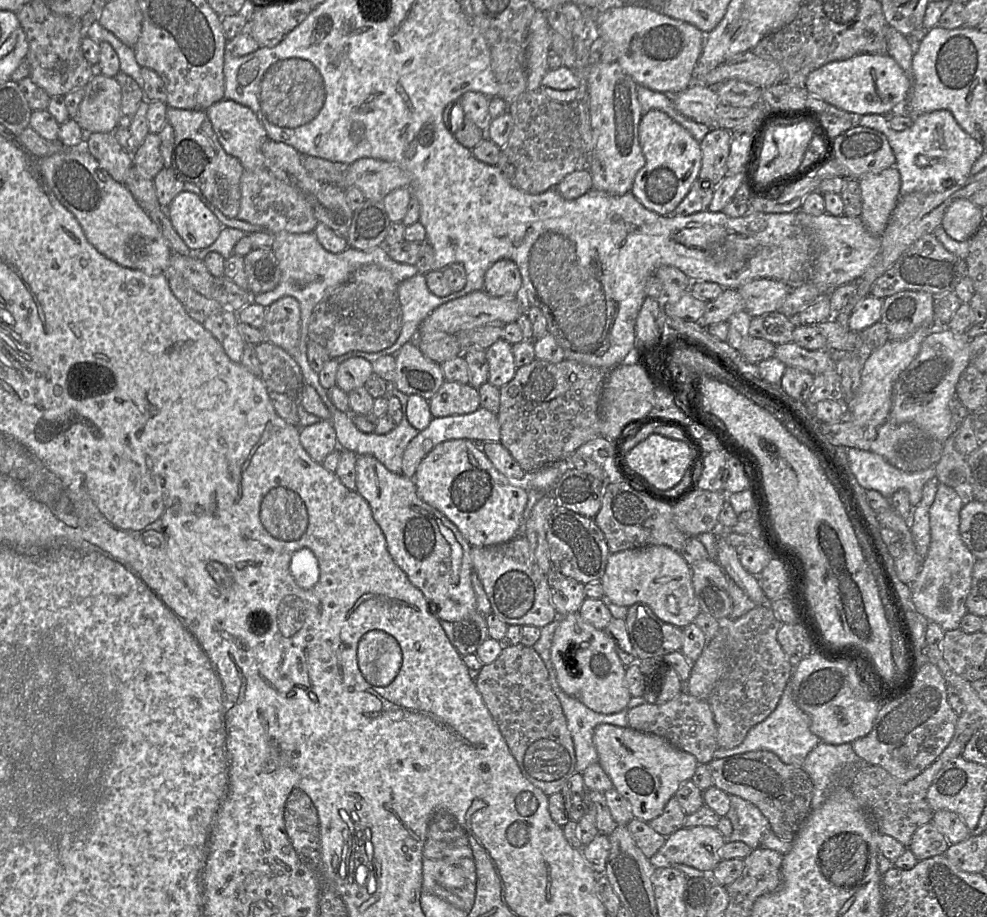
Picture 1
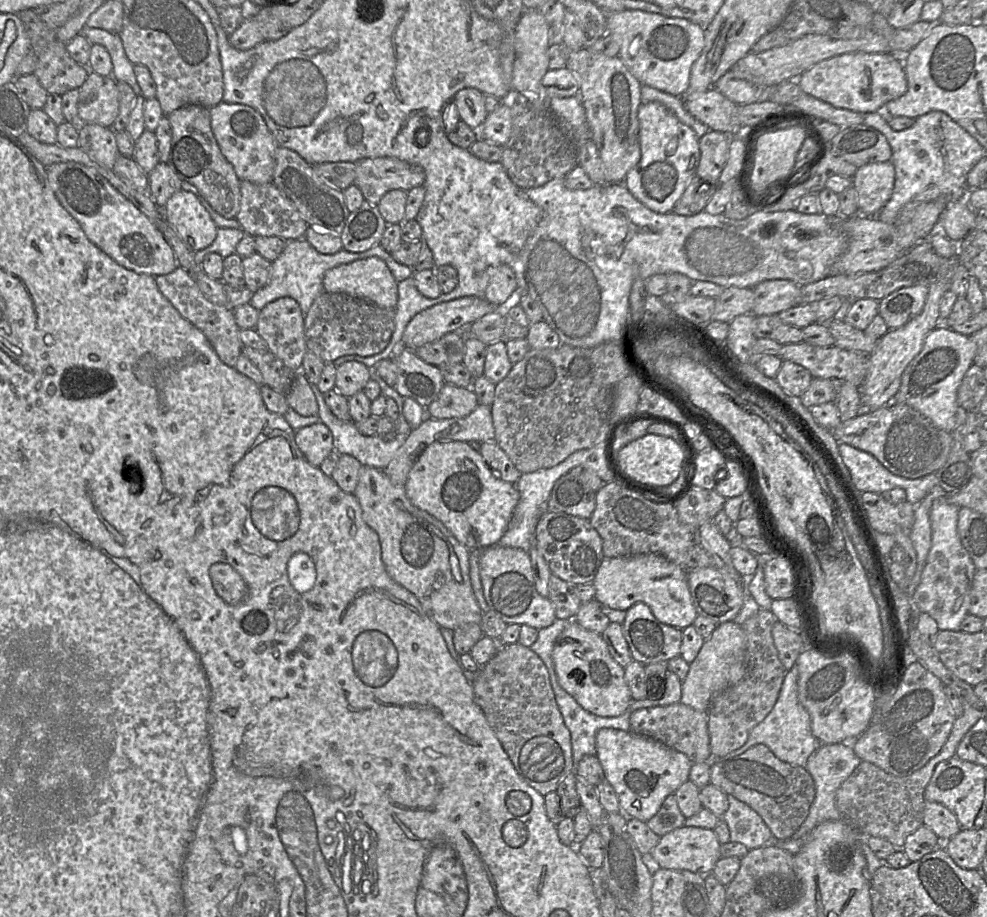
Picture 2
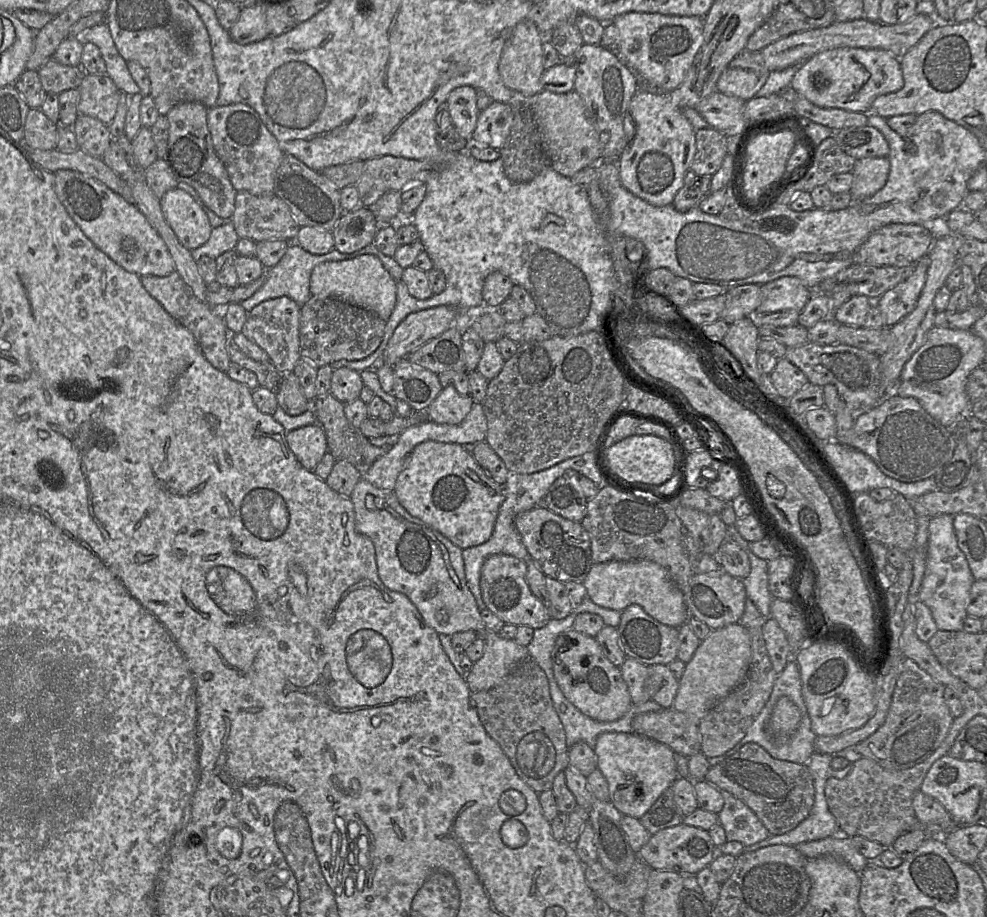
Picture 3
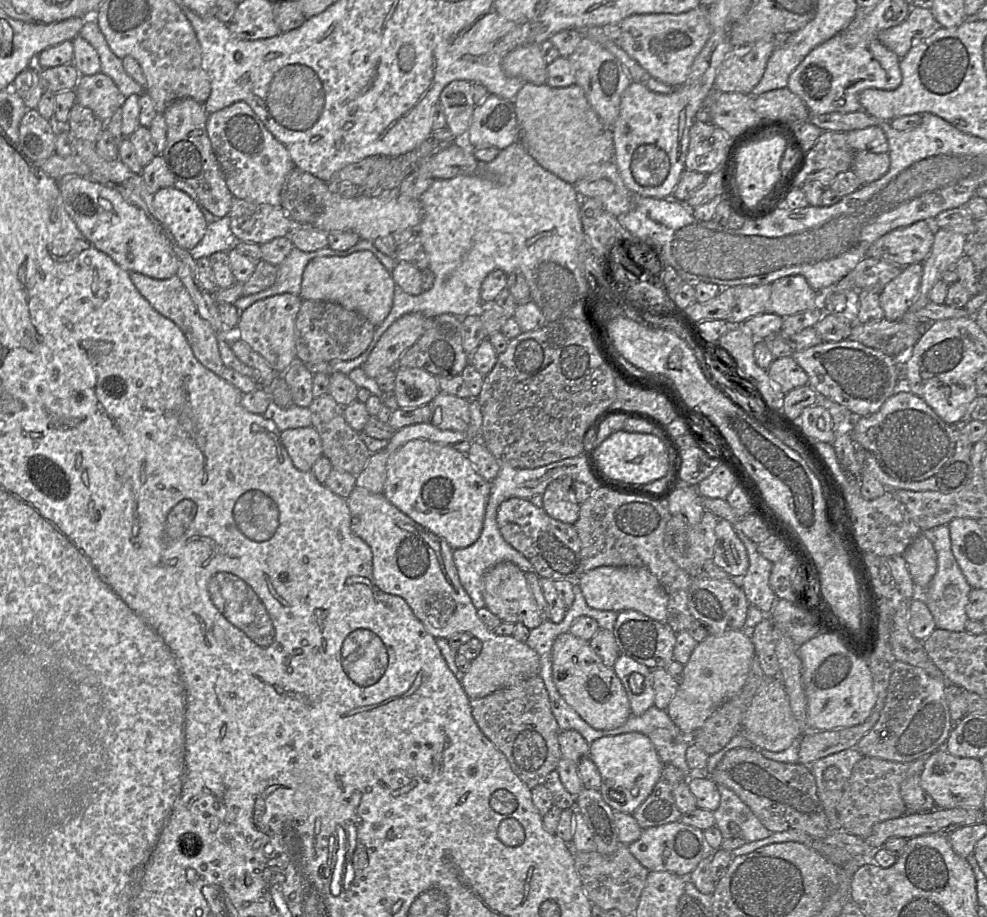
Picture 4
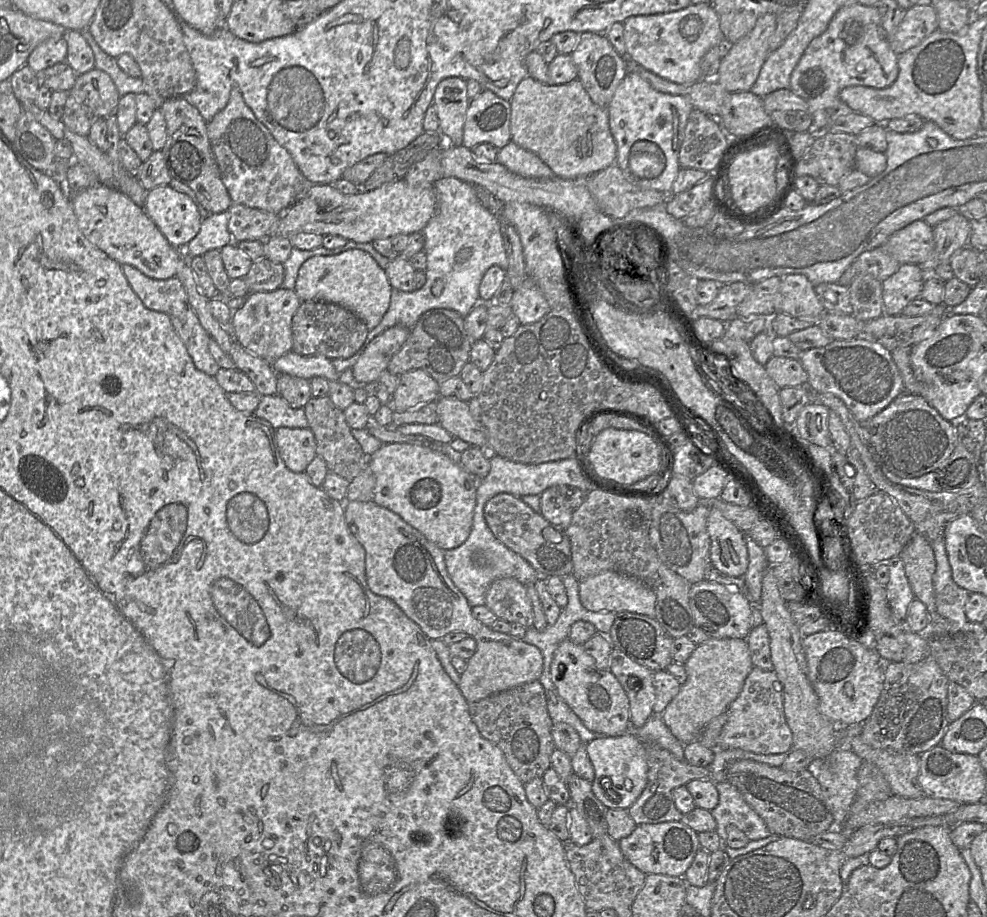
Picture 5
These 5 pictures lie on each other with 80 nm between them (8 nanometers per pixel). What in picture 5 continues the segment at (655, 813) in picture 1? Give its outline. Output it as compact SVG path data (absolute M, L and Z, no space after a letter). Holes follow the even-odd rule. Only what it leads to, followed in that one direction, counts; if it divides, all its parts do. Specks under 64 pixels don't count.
M624 733L621 736L594 739L585 744L585 748L595 772L592 782L595 796L607 808L628 810L647 784L645 744L634 733Z

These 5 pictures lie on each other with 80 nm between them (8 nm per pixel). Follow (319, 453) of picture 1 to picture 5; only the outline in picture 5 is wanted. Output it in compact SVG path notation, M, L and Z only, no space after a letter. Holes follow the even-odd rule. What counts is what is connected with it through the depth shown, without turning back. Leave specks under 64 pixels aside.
M279 427L275 429L275 440L282 460L292 472L304 472L316 456L316 441L309 427Z

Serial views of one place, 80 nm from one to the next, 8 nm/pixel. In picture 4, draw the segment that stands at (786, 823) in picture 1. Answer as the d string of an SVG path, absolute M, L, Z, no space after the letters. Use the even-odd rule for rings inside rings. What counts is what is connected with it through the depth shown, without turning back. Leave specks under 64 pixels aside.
M741 747L729 751L716 765L710 778L717 785L732 790L773 833L799 830L809 835L813 842L822 842L830 834L828 818L817 793L816 781L807 765L776 762L765 758L758 751Z

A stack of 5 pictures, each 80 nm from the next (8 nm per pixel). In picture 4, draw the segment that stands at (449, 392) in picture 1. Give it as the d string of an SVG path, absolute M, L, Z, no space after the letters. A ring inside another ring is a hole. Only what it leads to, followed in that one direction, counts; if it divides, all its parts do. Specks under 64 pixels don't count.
M439 392L428 403L431 409L431 423L442 430L464 432L470 423L470 400Z

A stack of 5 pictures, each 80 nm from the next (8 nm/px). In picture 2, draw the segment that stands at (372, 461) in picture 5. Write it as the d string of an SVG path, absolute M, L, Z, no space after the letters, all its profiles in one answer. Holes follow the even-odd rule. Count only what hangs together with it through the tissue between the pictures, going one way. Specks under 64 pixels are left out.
M433 442L417 457L404 489L411 503L437 518L469 550L497 545L519 500L515 485L502 480L467 442Z

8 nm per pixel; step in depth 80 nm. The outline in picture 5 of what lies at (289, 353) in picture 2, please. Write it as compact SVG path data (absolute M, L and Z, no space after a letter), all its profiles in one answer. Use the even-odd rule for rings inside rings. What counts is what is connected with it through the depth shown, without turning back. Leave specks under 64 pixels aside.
M291 289L249 293L242 307L233 311L231 325L237 342L248 352L272 363L292 350L292 319L302 301Z

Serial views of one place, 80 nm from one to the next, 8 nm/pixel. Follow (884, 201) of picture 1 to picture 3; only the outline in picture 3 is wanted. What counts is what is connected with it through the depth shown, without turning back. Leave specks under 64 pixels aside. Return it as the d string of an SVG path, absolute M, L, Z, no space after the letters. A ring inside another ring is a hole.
M888 157L862 158L855 161L850 193L854 200L871 197L886 184L890 171Z

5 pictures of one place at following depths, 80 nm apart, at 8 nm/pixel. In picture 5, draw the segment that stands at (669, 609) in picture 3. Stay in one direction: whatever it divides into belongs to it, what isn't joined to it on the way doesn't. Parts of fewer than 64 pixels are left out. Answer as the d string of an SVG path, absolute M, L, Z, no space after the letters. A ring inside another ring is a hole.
M606 571L579 582L579 599L583 607L592 612L632 612L655 616L656 596L641 580L621 573Z

